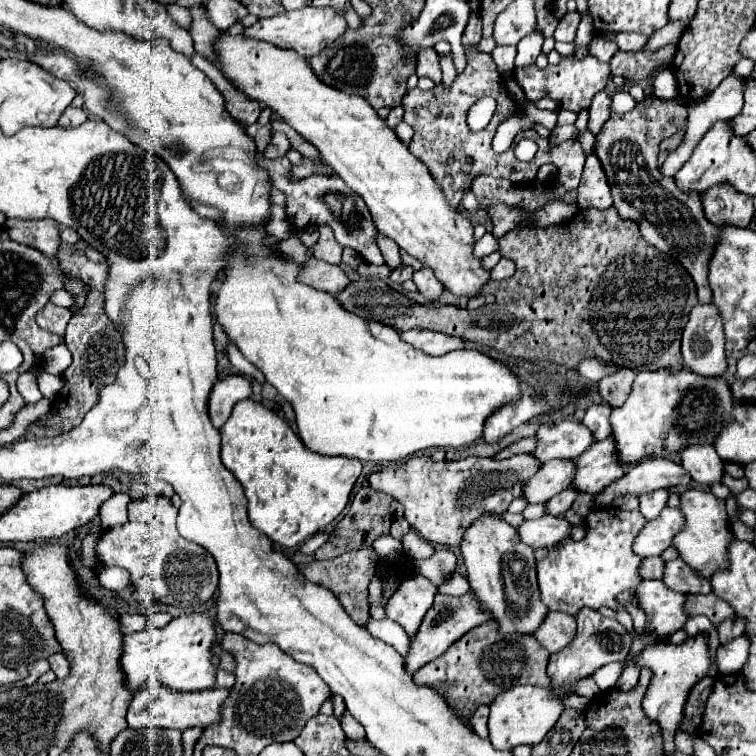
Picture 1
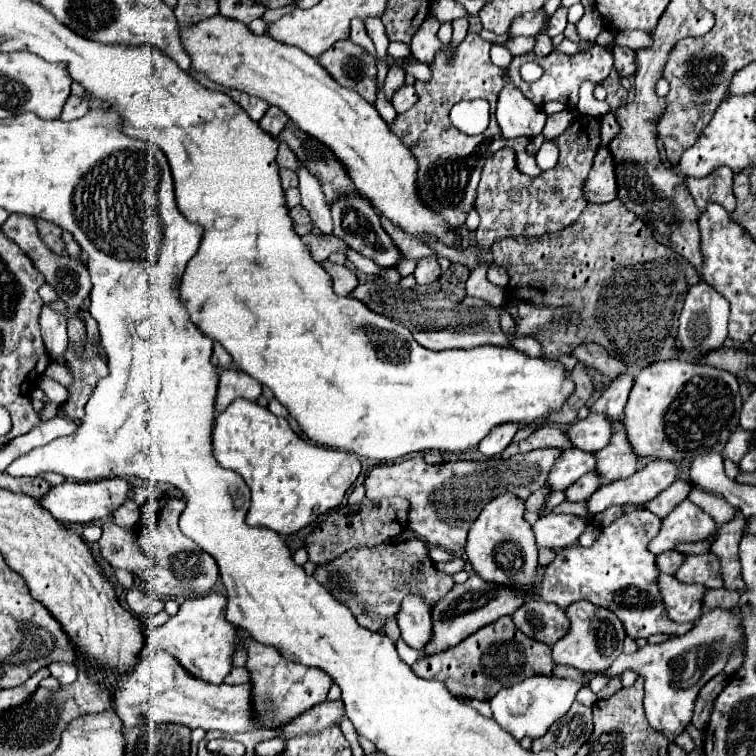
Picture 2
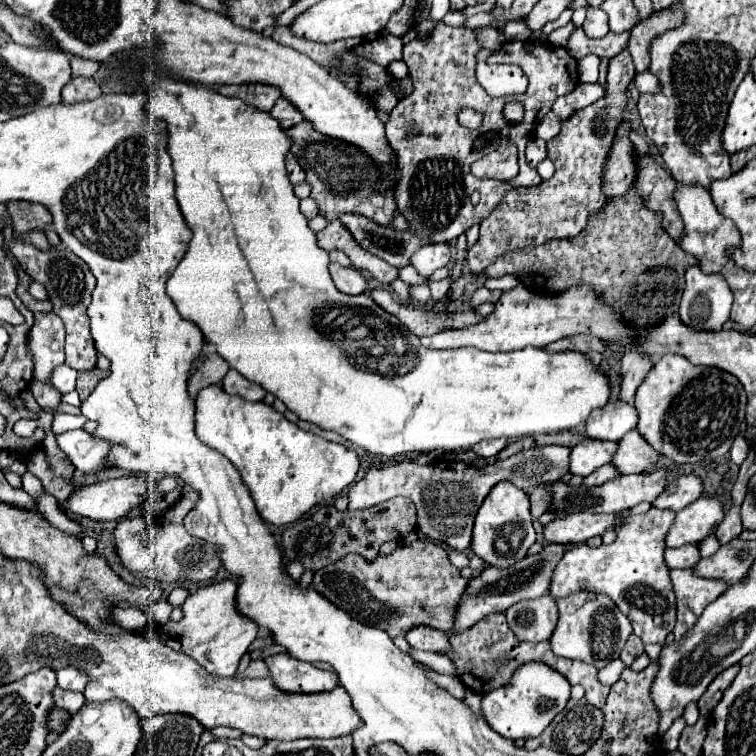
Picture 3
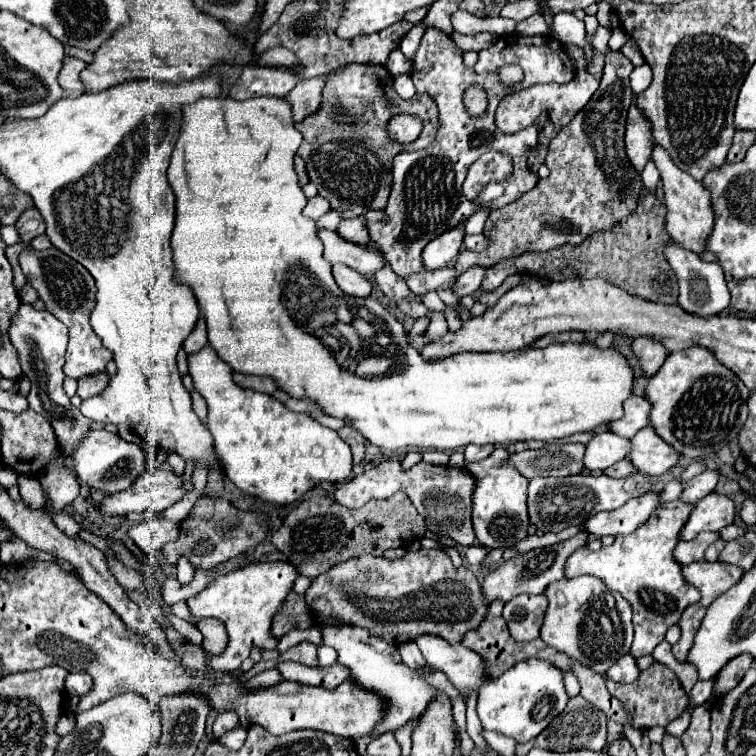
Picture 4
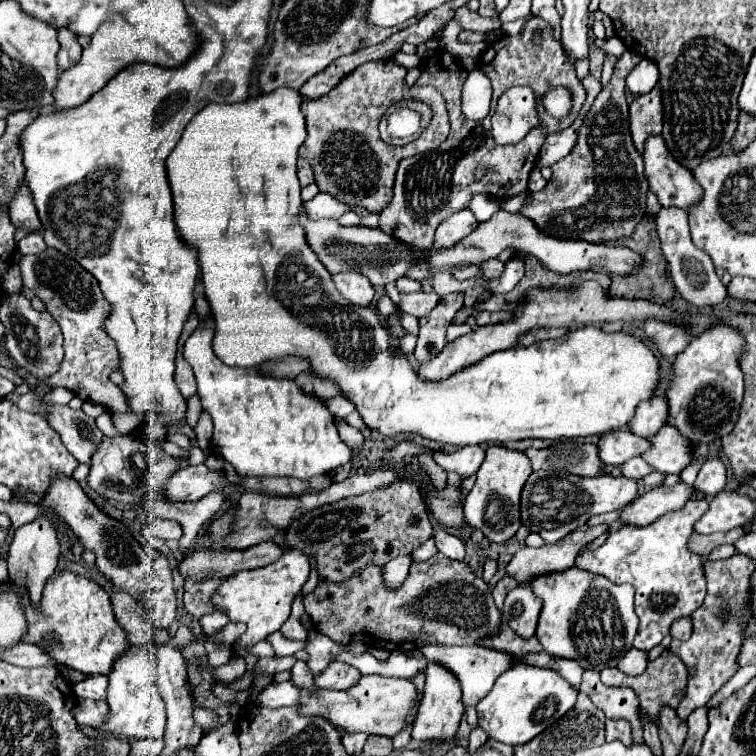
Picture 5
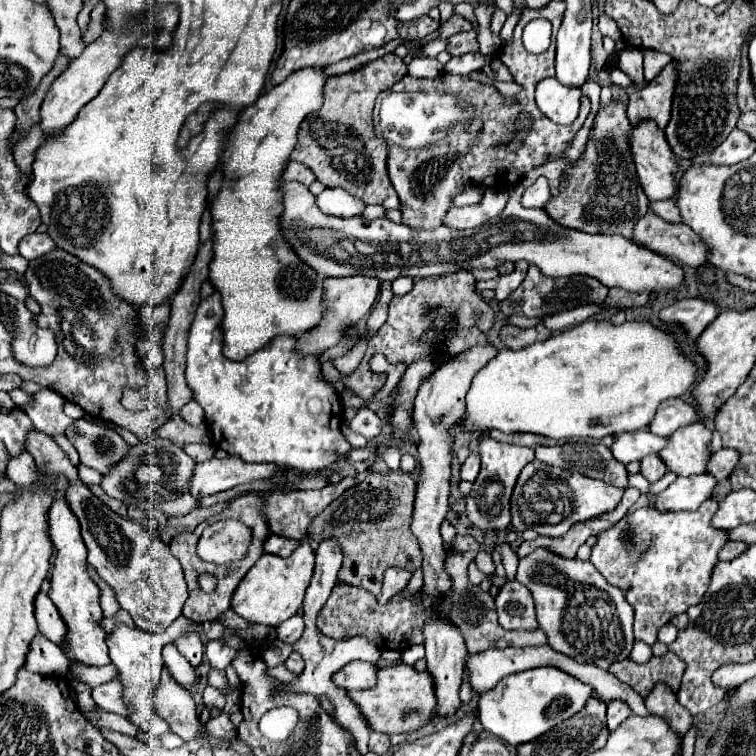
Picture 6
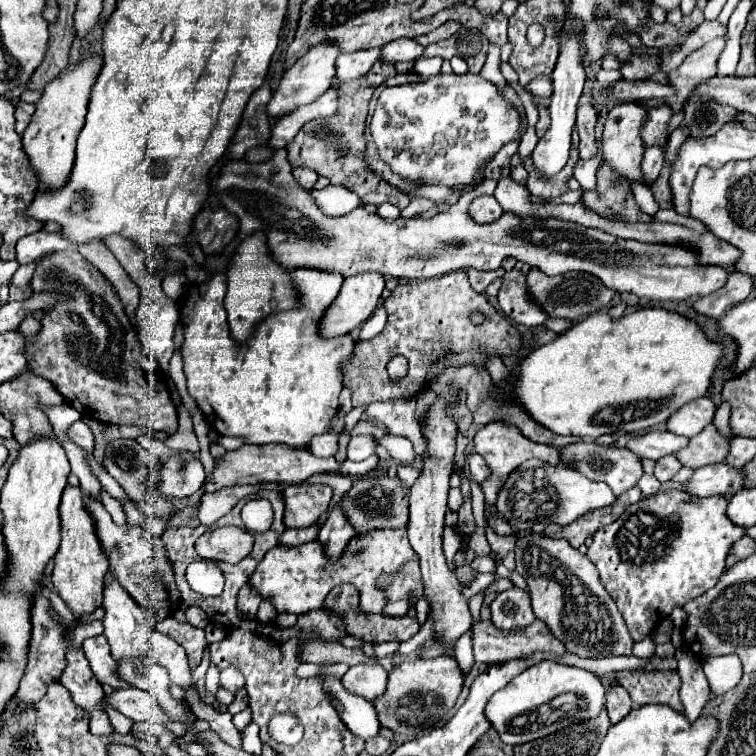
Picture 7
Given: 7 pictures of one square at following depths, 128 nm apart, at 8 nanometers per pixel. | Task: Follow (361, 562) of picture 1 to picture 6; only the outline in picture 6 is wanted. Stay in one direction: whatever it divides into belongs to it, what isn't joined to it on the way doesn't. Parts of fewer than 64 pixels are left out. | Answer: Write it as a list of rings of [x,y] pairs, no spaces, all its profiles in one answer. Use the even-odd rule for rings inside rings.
[[[450,552],[446,558],[446,572],[450,574],[454,586],[448,592],[448,596],[442,598],[438,610],[440,614],[444,614],[448,620],[452,620],[460,630],[462,636],[466,640],[466,648],[470,654],[474,652],[484,652],[488,648],[510,648],[510,646],[542,646],[548,642],[548,638],[544,636],[544,632],[540,632],[540,628],[532,630],[532,632],[510,632],[500,628],[498,620],[496,620],[496,610],[494,610],[494,598],[490,596],[490,592],[482,592],[478,586],[472,586],[466,578],[466,570],[468,564],[474,562],[476,552]],[[338,584],[328,602],[322,606],[316,618],[316,626],[322,634],[334,640],[348,640],[352,636],[362,636],[368,642],[376,644],[380,650],[404,650],[412,644],[422,644],[422,624],[426,614],[420,604],[420,594],[416,602],[404,598],[394,604],[378,604],[376,598],[364,588],[356,588],[350,584]]]

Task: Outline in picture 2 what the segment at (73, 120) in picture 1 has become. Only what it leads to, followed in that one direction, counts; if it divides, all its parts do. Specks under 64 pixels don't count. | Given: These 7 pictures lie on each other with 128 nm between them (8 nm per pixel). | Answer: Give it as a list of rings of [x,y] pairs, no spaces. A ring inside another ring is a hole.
[[[70,96],[62,108],[62,120],[76,120],[84,116],[90,110],[90,98],[88,96]]]

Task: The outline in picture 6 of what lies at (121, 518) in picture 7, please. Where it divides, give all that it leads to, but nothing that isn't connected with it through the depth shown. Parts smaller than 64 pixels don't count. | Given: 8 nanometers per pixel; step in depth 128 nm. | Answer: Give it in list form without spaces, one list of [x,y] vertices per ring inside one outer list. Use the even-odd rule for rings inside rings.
[[[83,465],[78,466],[78,475],[80,480],[86,485],[100,485],[102,481],[102,474]]]

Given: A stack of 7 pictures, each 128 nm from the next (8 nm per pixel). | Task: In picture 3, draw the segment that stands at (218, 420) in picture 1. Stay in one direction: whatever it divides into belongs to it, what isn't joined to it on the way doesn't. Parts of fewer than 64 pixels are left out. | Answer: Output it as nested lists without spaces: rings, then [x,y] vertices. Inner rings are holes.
[[[228,370],[228,374],[222,380],[222,388],[228,394],[238,394],[238,396],[242,396],[246,400],[262,400],[264,398],[264,388],[260,384],[248,382],[236,370]]]

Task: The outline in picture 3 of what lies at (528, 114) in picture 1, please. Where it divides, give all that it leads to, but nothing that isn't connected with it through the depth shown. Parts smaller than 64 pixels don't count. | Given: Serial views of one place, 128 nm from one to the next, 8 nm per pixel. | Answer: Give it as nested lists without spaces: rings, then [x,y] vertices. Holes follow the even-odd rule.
[[[510,102],[510,104],[506,104],[506,108],[504,108],[504,116],[508,118],[508,122],[512,120],[512,124],[520,122],[520,120],[522,120],[522,114],[524,114],[524,108],[522,108],[520,104],[516,104],[516,102]]]

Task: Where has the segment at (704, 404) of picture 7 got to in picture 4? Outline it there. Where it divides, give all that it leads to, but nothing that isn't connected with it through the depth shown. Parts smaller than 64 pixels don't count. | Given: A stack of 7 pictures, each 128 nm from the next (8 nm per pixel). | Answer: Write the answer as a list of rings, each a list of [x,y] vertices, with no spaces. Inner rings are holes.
[[[638,376],[634,384],[634,394],[624,402],[624,418],[610,424],[610,430],[618,436],[632,438],[640,428],[648,426],[648,412],[652,410],[652,404],[644,398],[644,390],[648,384],[648,376]]]

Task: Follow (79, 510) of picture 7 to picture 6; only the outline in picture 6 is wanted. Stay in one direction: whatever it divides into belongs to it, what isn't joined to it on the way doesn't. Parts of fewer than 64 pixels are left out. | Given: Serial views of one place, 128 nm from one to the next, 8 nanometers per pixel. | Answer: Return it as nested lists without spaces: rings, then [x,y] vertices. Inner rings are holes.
[[[64,498],[54,500],[48,512],[48,522],[50,522],[50,538],[58,552],[52,572],[52,588],[48,596],[52,598],[62,620],[70,628],[66,638],[66,646],[68,646],[66,656],[86,666],[104,666],[108,664],[108,646],[106,646],[106,632],[100,628],[100,620],[102,620],[102,610],[98,604],[100,588],[88,574],[88,562],[86,562],[88,550],[84,548],[84,538],[80,536],[80,522],[76,520],[76,516],[72,516],[72,510],[68,508]]]

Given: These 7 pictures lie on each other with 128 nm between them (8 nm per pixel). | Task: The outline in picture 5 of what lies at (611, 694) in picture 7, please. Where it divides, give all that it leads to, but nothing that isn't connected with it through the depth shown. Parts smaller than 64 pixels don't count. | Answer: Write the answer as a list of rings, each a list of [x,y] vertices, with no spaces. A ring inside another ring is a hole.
[[[606,720],[606,742],[622,740],[626,746],[632,744],[632,726],[628,720]]]

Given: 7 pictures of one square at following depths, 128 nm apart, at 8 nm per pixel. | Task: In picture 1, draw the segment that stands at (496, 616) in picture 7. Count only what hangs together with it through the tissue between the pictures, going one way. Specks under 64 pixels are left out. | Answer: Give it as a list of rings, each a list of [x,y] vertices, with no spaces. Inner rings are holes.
[[[548,612],[544,624],[540,624],[540,630],[534,632],[534,638],[548,652],[564,650],[574,636],[576,636],[576,620],[574,616],[564,612]]]

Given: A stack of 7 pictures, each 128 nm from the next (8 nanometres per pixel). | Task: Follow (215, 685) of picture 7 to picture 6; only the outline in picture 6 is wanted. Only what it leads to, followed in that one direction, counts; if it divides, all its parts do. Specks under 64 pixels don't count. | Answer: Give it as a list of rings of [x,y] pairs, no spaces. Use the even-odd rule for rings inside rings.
[[[210,640],[210,642],[206,644],[206,656],[208,656],[212,668],[216,668],[216,670],[224,670],[224,668],[232,662],[232,658],[234,658],[236,654],[238,654],[238,650],[228,648],[228,646],[226,646],[224,642],[220,642],[220,640]]]

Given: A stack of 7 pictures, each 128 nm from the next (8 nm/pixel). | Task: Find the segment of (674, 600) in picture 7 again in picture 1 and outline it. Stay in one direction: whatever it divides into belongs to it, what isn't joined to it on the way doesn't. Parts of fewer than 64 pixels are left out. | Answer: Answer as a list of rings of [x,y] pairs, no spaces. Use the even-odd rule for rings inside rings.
[[[594,508],[586,518],[586,536],[580,542],[562,542],[550,550],[550,554],[538,562],[538,586],[542,602],[550,610],[576,614],[582,606],[590,606],[594,610],[606,606],[616,612],[626,610],[626,604],[632,602],[638,606],[636,588],[640,586],[640,564],[642,558],[632,552],[632,544],[640,534],[640,528],[648,524],[648,520],[636,510],[618,510],[610,508]]]

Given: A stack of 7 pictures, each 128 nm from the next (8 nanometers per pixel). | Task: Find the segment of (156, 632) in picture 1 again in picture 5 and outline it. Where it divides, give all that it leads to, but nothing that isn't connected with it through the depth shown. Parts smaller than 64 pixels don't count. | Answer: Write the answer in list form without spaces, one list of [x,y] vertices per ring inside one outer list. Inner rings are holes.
[[[288,548],[278,562],[272,562],[262,568],[254,568],[254,570],[236,572],[232,578],[224,580],[224,584],[212,596],[212,602],[232,622],[246,624],[246,632],[234,646],[236,656],[246,656],[252,644],[264,640],[268,634],[282,628],[282,624],[290,616],[292,602],[300,594],[302,586],[308,582],[308,576],[310,576],[308,556],[304,556],[302,552],[292,552],[292,548]]]

